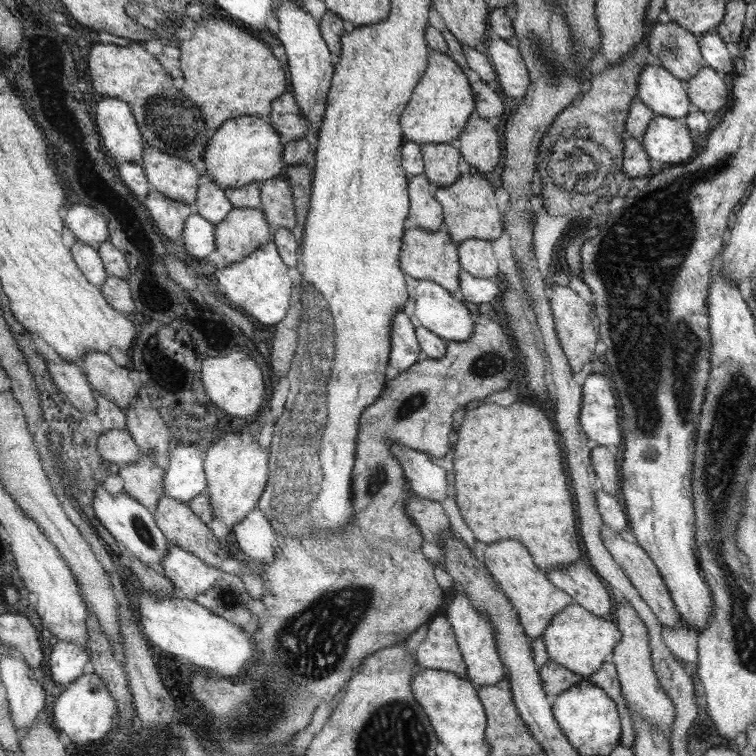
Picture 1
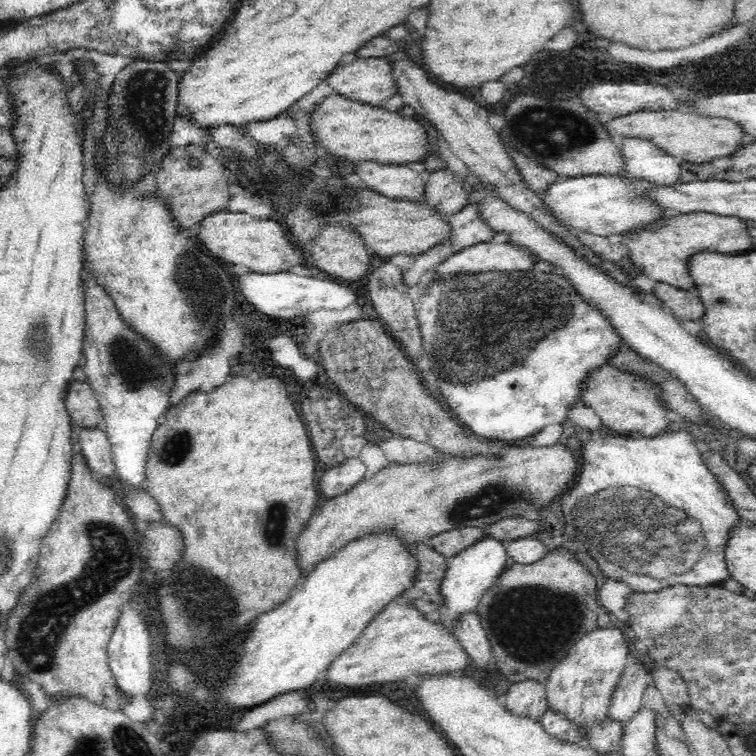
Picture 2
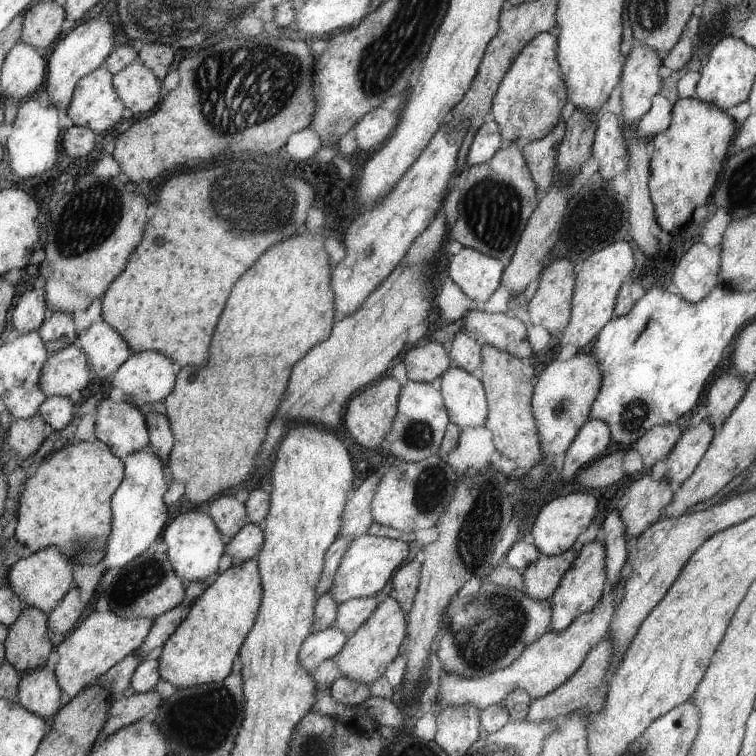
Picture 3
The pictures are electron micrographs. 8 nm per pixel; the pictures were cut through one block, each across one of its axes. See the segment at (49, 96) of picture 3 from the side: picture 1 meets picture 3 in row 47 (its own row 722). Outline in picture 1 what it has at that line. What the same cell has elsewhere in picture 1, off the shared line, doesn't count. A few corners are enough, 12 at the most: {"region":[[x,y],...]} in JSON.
{"region":[[92,672],[65,686],[54,726],[82,745],[116,724],[117,699]]}

